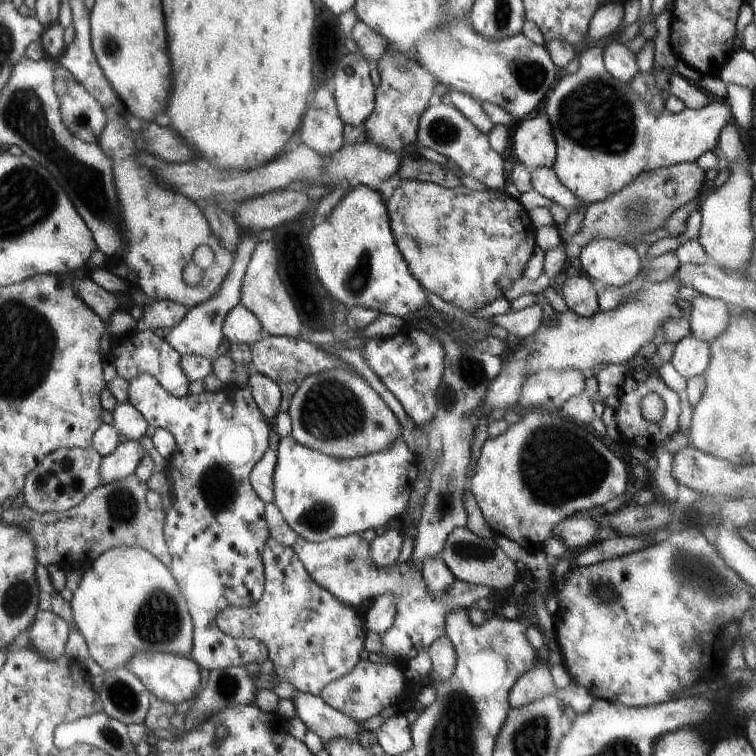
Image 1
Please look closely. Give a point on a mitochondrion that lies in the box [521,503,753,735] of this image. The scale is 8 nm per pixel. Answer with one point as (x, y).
(693, 570)

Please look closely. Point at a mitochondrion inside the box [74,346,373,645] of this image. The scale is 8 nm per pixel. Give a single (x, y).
(218, 485)

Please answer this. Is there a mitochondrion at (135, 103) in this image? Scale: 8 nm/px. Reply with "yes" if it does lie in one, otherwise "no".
no

